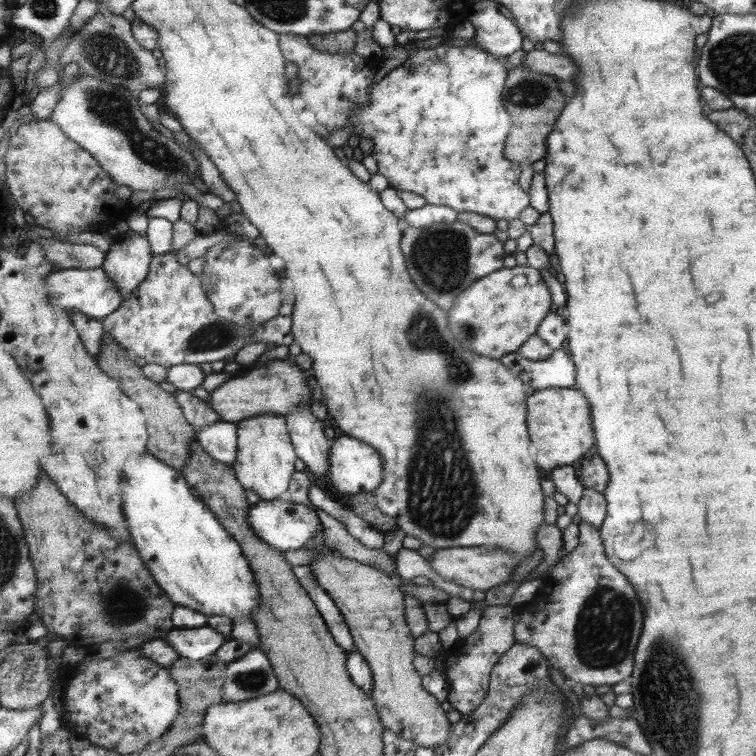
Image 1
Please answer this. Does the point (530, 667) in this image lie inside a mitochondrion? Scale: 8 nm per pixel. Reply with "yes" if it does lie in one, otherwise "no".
no

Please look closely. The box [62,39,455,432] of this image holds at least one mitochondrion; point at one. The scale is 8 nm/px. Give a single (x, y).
(110, 105)

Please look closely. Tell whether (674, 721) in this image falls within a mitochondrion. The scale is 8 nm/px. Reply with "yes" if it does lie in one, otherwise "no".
yes

